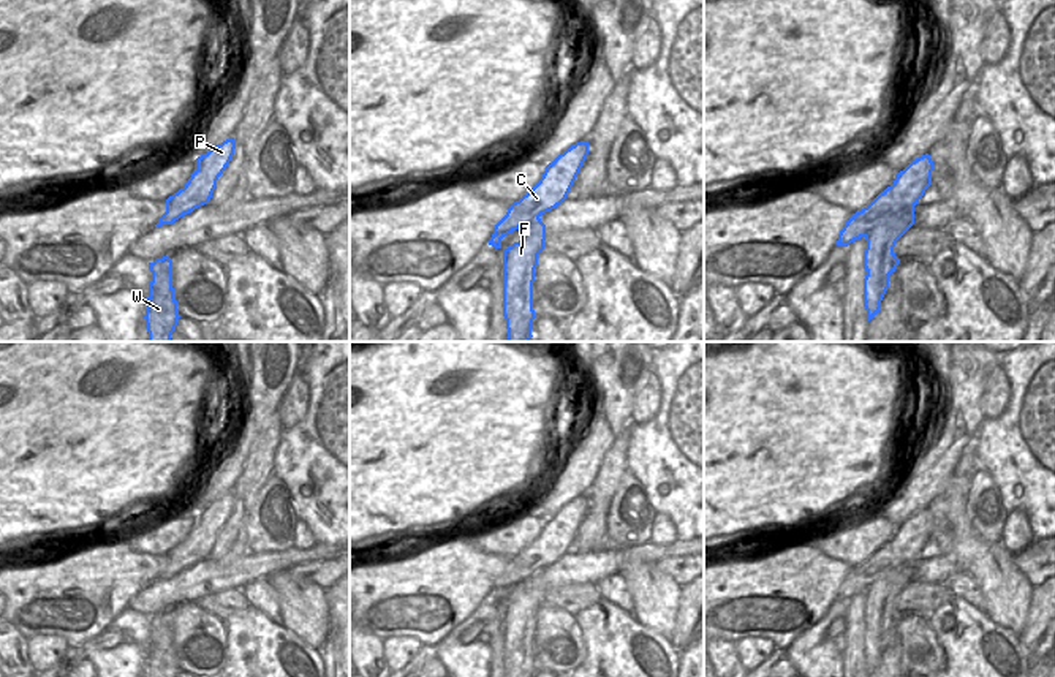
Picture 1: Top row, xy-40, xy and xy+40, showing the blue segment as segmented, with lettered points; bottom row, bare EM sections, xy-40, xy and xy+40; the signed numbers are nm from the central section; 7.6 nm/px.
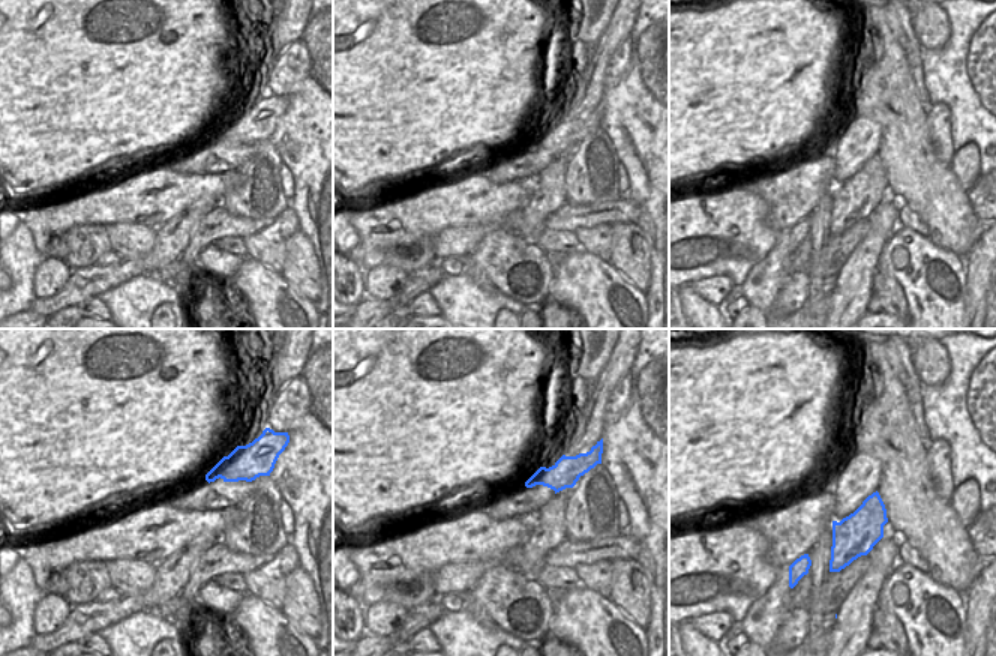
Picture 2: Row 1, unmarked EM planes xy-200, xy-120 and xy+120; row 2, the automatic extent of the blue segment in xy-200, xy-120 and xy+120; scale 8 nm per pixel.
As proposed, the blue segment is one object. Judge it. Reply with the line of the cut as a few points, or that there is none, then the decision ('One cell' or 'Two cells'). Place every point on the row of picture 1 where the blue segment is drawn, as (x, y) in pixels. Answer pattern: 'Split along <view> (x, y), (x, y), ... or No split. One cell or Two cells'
Split along xy+40 (913, 206), (889, 215), (880, 215), (877, 225), (864, 236). Two cells.

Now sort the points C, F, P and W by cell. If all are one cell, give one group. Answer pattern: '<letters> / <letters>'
C P / F W

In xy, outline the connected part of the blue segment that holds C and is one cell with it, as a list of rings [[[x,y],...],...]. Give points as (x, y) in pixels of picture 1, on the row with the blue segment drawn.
[[[580,141],[549,163],[539,182],[519,201],[509,204],[506,215],[495,225],[489,245],[501,248],[501,239],[522,228],[525,215],[539,218],[560,206],[566,199],[587,155],[588,141]]]

